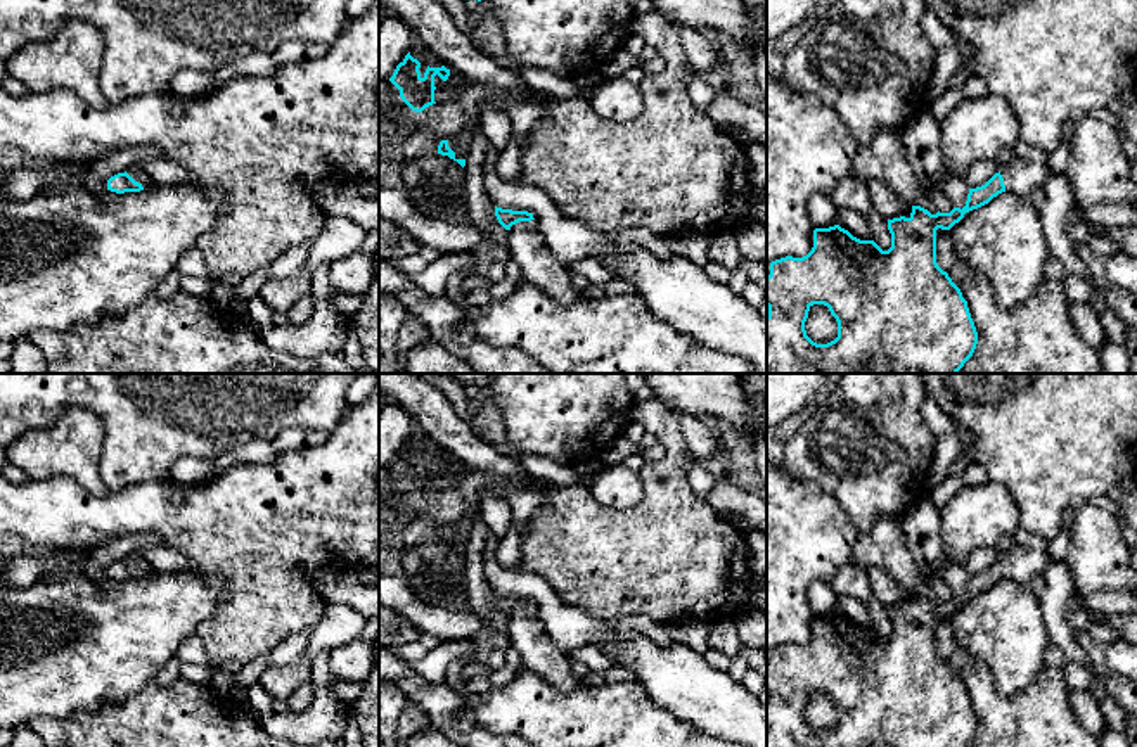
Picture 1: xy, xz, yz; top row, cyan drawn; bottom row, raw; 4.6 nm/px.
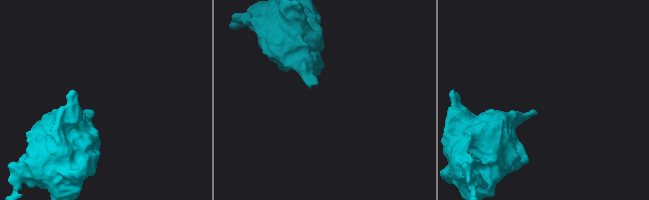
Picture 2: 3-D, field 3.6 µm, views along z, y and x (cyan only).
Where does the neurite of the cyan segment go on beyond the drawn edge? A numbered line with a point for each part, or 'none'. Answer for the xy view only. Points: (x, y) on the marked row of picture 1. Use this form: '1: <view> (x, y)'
1: xy (135, 172)

